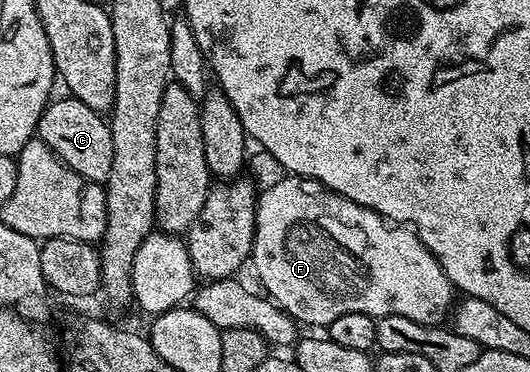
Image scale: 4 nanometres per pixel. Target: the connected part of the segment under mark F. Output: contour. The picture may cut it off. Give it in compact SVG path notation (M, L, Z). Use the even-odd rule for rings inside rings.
M289 176L258 195L251 258L266 297L304 327L325 328L337 316L345 316L345 312L365 312L376 320L396 314L417 320L417 324L438 326L448 321L457 298L449 276L445 276L433 252L425 248L410 226L390 222L376 210L357 204L312 178Z

